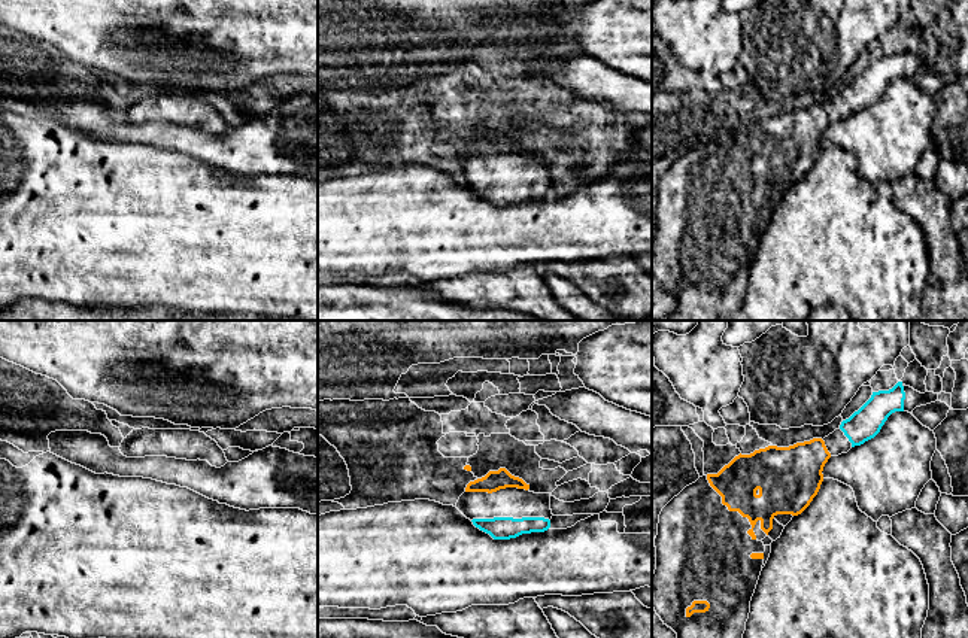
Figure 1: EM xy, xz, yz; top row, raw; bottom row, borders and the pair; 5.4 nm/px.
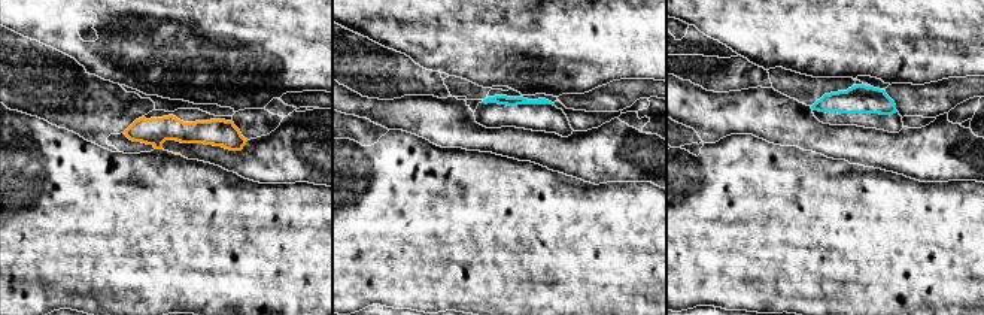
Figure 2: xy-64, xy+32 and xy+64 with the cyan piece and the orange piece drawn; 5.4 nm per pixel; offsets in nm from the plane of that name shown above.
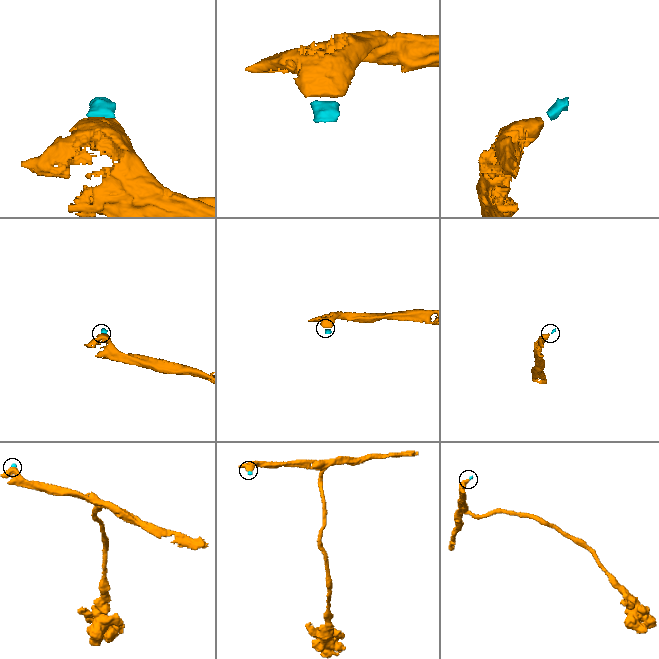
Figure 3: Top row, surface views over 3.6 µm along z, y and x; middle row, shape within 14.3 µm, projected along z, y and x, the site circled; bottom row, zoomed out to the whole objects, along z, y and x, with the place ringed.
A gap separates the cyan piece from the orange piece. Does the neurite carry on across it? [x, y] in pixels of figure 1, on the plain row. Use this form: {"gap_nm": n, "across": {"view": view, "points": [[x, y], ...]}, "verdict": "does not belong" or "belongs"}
{"gap_nm": 110, "across": {"view": "yz", "points": [[840, 94], [824, 108]]}, "verdict": "belongs"}

